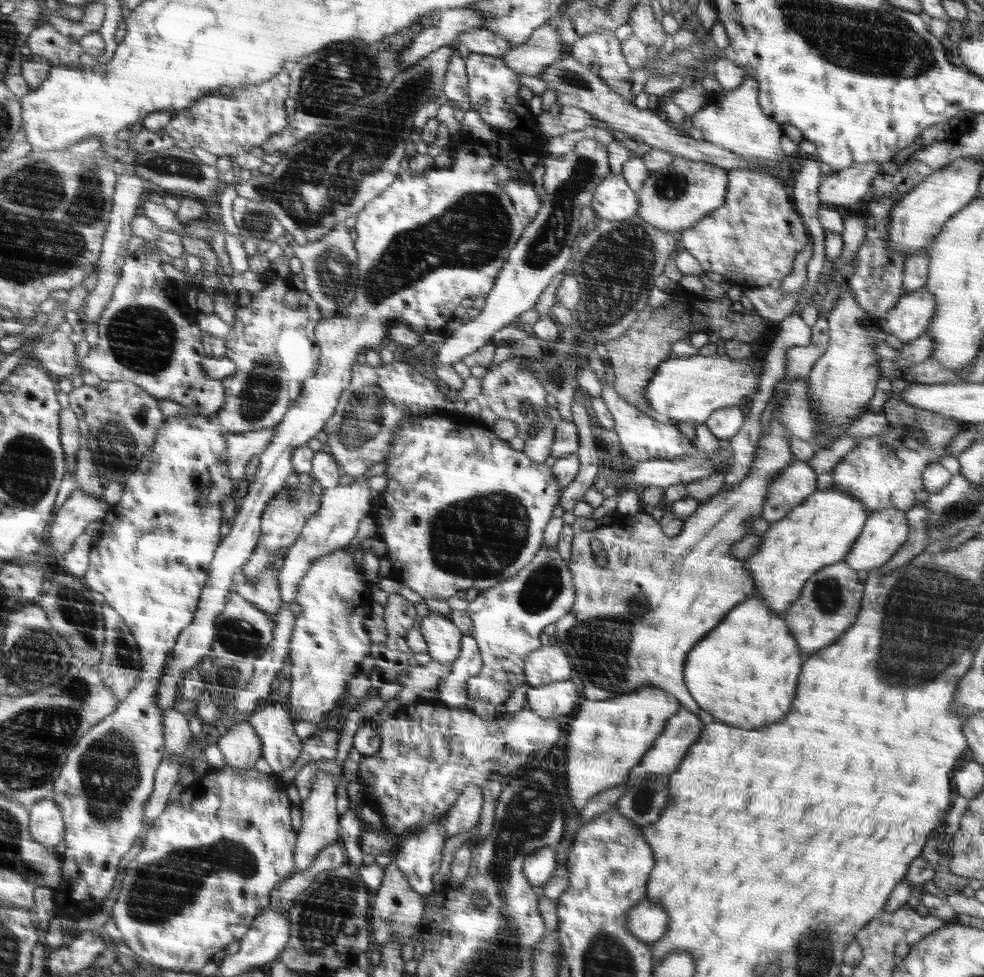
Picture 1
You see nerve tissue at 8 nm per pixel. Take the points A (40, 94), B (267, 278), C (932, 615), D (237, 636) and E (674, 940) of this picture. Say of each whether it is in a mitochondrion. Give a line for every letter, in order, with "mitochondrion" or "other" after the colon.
A: other
B: other
C: mitochondrion
D: mitochondrion
E: other

